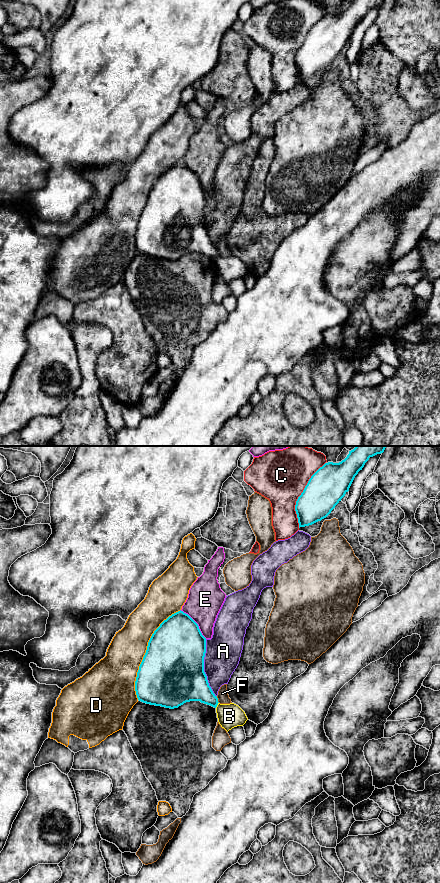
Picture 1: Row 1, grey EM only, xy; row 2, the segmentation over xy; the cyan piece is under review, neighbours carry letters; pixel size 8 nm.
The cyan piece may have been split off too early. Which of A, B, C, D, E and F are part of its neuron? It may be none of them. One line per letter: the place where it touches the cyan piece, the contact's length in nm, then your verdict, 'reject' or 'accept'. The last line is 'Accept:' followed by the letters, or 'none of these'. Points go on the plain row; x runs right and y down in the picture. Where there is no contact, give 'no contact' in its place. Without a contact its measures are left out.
A: xy (203, 220) | 480 nm | reject
B: xy (217, 256) | 50 nm | reject
C: xy (300, 47) | 550 nm | reject
D: xy (146, 204) | 800 nm | reject
E: xy (196, 175) | 320 nm | reject
F: xy (217, 251) | 60 nm | reject
Accept: none of these

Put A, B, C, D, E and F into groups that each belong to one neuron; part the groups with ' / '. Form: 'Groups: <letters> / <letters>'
Groups: A / B / C / D / E / F

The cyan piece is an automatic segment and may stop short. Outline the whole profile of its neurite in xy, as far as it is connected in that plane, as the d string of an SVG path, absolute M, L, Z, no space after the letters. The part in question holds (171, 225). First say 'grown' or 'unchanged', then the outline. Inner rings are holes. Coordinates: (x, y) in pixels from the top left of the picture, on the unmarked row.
unchanged; M181 162L169 168L152 186L139 218L135 233L138 252L170 261L190 253L200 253L216 260L218 250L204 224L205 205L206 190L198 176Z

